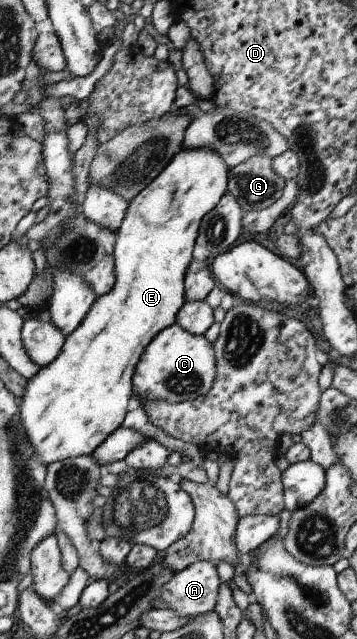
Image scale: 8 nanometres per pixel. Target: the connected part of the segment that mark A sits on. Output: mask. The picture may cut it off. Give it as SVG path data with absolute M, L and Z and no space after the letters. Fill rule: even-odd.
M201 560L175 572L160 589L167 609L186 618L214 610L221 585L215 564Z

